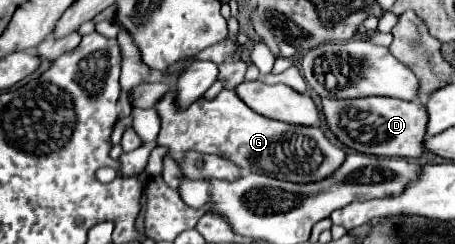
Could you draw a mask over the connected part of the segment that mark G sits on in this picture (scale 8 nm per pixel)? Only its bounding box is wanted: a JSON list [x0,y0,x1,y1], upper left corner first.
[155,91,347,183]

